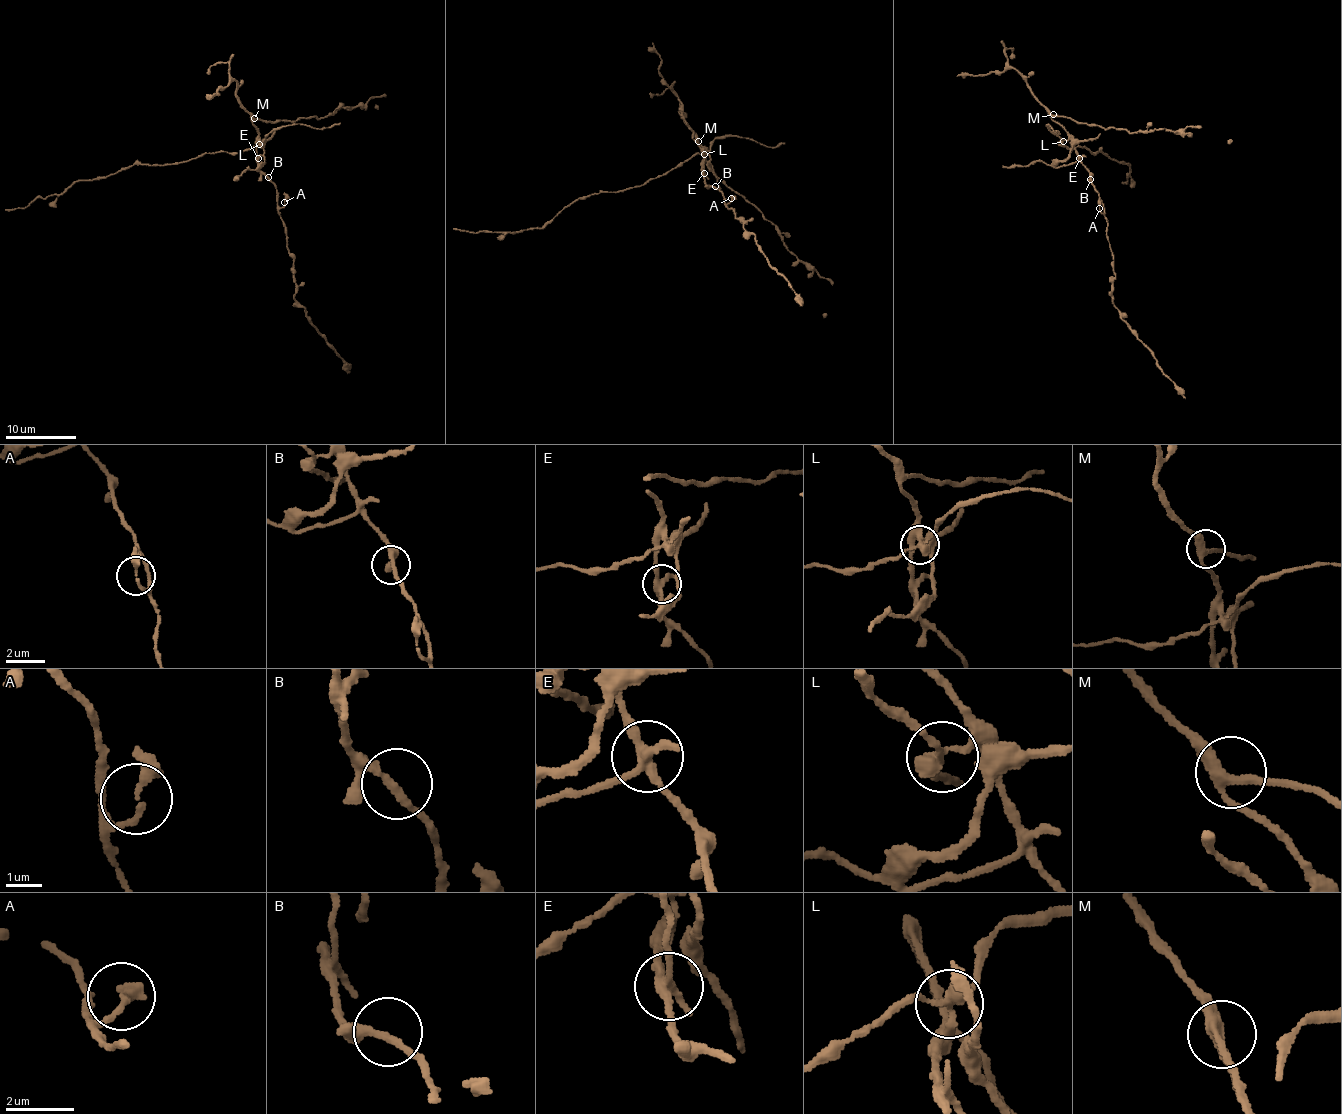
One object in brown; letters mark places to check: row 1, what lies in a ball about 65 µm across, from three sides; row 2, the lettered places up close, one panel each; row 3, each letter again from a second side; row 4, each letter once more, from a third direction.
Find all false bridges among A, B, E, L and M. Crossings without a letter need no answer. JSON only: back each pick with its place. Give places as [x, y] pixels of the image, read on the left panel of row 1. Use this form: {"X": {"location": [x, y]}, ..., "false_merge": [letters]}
{"E": {"location": [258, 158]}, "L": {"location": [259, 144]}, "false_merge": ["E", "L"]}

